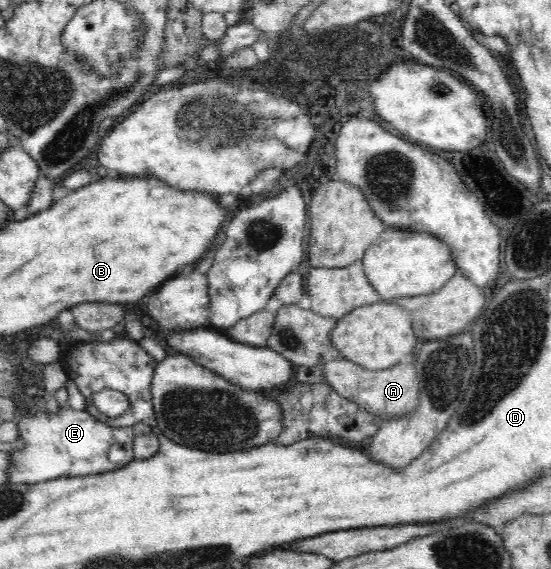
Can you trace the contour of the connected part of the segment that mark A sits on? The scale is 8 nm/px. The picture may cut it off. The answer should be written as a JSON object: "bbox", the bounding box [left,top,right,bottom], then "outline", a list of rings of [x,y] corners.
{"bbox":[322,358,419,420],"outline":[[[345,358],[331,360],[322,365],[322,372],[327,384],[341,396],[358,404],[362,409],[382,417],[382,420],[400,417],[412,412],[419,404],[419,387],[416,368],[413,363],[397,363],[391,368],[368,371],[360,364]]]}

